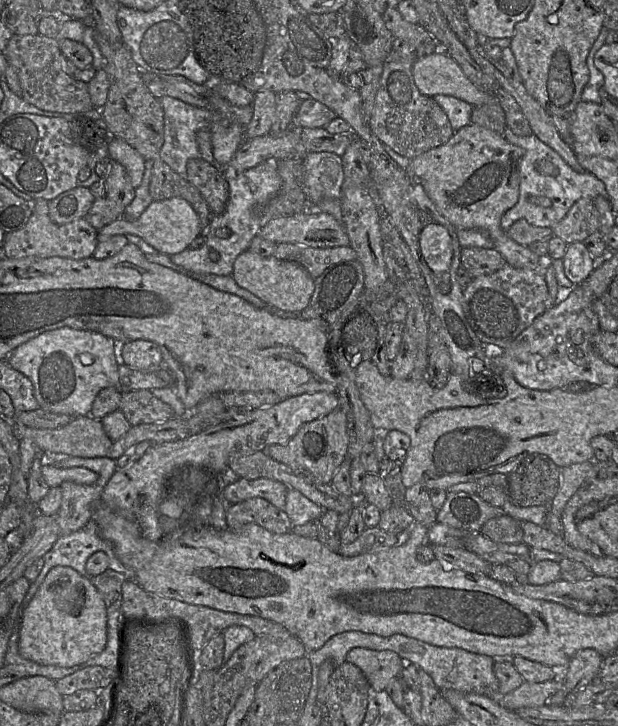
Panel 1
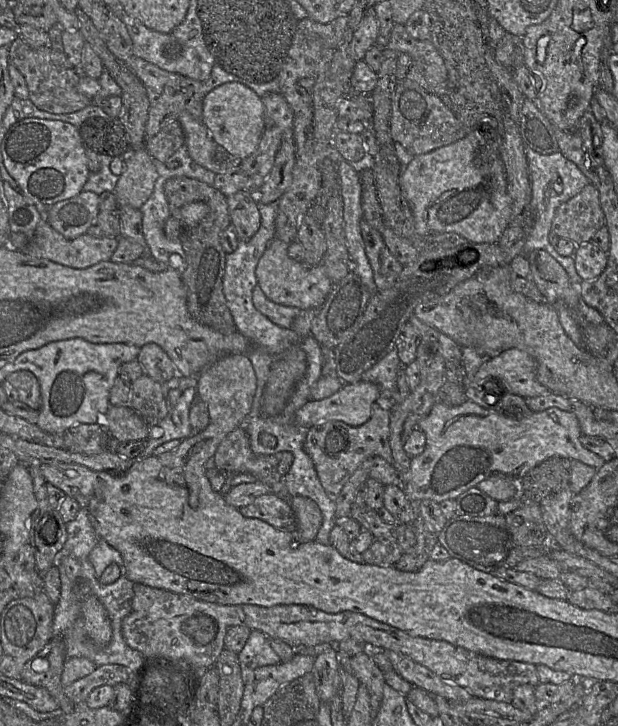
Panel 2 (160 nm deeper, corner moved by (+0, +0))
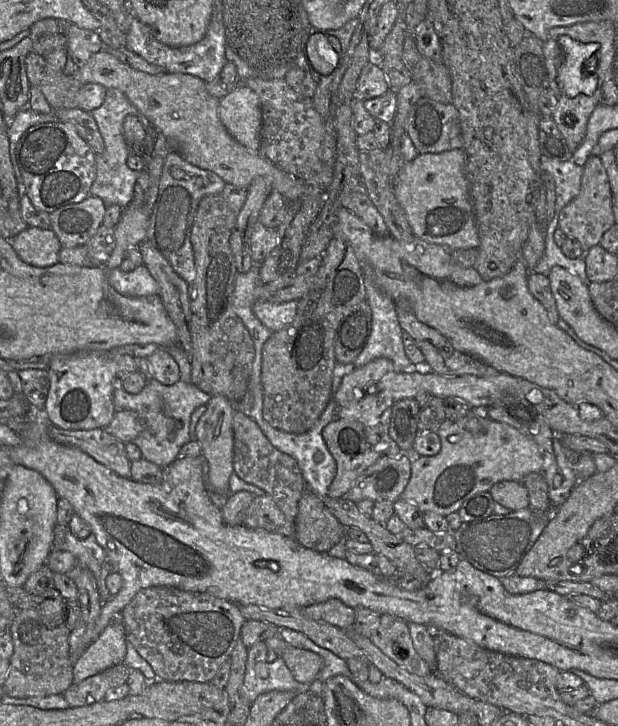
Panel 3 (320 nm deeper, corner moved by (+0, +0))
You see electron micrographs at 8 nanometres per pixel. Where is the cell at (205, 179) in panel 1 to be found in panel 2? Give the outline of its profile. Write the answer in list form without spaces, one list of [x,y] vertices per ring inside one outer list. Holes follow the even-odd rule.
[[[239,191],[227,196],[231,225],[240,241],[251,239],[260,227],[261,217],[256,195]]]

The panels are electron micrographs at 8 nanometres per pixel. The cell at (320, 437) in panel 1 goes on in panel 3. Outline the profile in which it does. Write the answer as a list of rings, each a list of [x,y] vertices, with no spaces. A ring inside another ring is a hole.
[[[387,408],[373,427],[367,427],[358,421],[334,419],[323,428],[323,439],[337,466],[336,476],[329,486],[329,497],[346,497],[356,479],[377,460],[383,457],[399,457],[403,454],[389,434],[391,412],[392,409]]]

